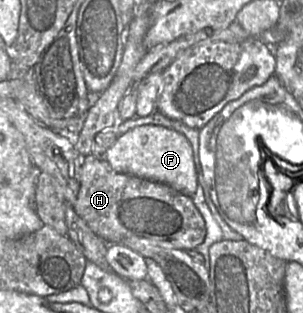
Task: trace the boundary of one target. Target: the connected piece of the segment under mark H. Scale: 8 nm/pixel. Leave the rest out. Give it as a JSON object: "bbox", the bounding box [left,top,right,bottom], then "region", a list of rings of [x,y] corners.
{"bbox":[72,154,206,250],"region":[[[92,154],[82,157],[80,189],[72,208],[109,245],[121,244],[130,237],[141,237],[168,249],[194,250],[206,236],[205,221],[192,197],[165,183],[116,172],[106,160],[99,160]]]}

